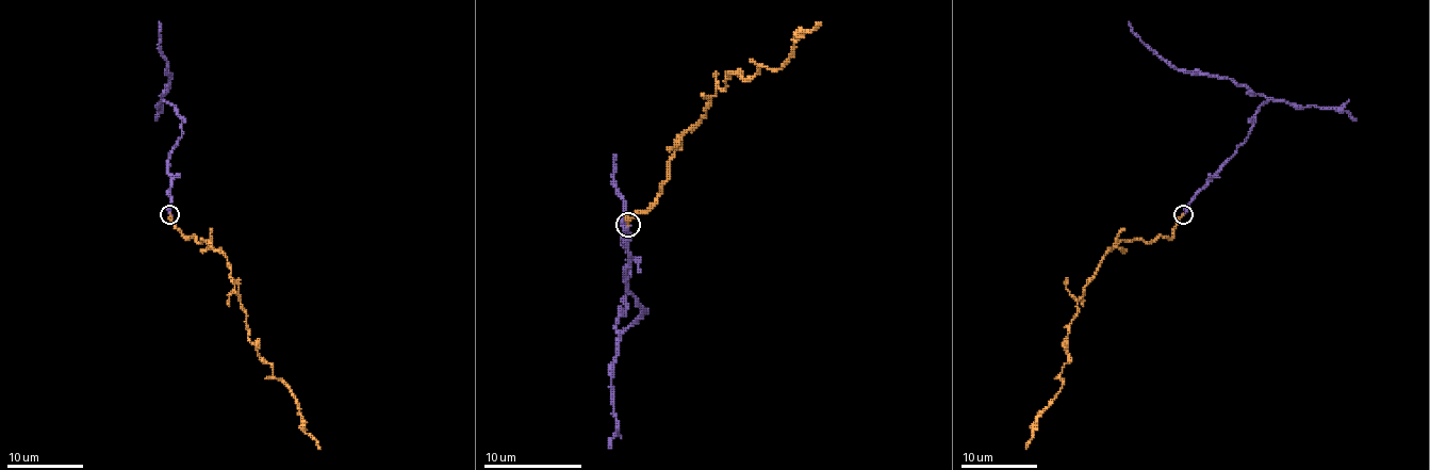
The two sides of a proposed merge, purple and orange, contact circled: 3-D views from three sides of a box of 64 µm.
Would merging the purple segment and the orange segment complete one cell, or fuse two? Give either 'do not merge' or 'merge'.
merge

